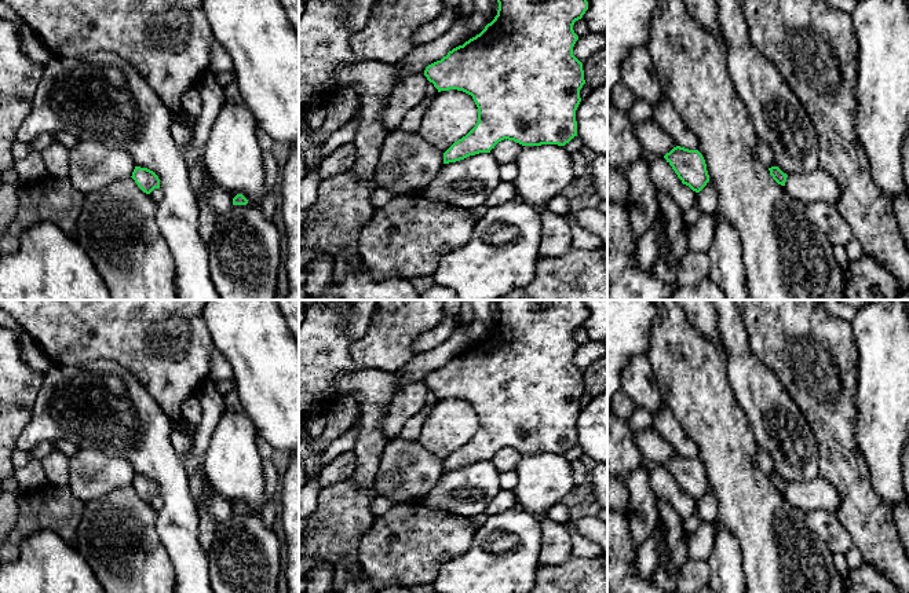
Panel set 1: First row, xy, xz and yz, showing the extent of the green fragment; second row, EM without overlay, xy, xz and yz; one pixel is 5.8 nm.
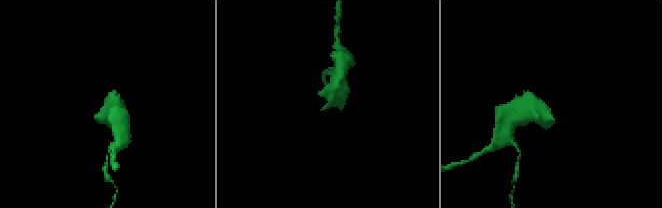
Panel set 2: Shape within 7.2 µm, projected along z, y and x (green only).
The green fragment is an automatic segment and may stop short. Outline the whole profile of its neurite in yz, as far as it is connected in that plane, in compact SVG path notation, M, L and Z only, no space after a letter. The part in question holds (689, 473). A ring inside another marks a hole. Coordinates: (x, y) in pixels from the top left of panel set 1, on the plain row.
M676 454L664 466L693 499L700 501L709 490L705 468L698 458Z

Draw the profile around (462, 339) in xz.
M477 318L464 327L456 326L442 344L432 349L416 354L397 371L397 389L413 381L424 381L428 373L441 369L449 359L479 343L485 334L483 323Z

